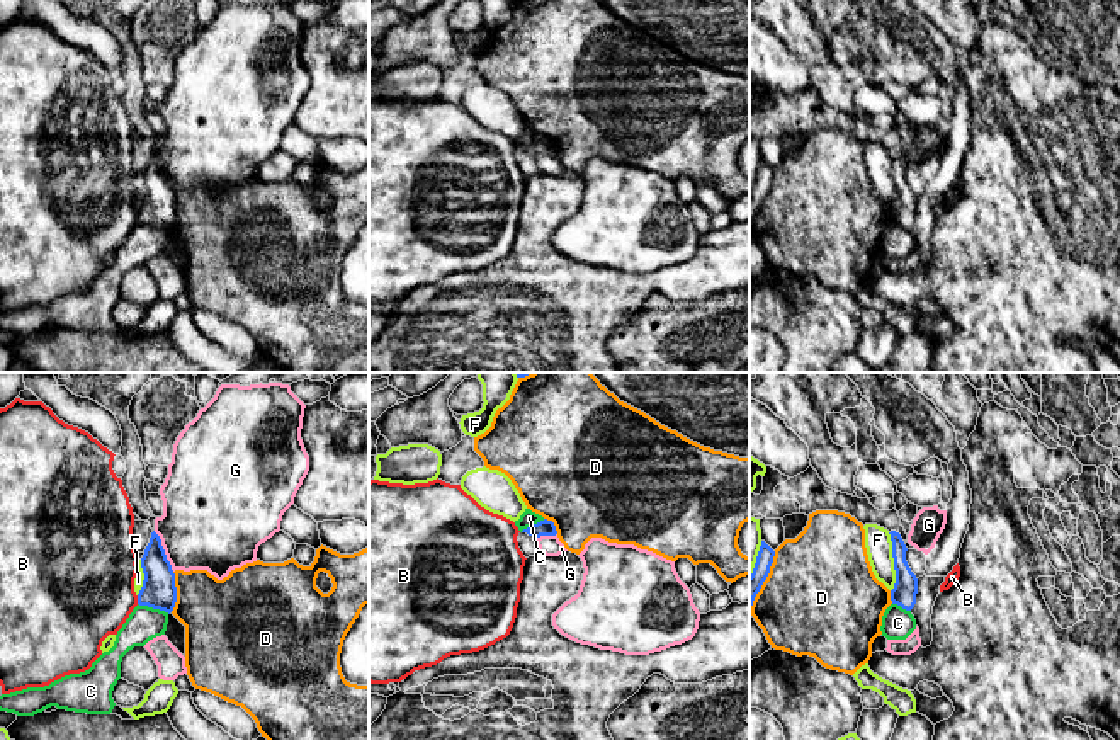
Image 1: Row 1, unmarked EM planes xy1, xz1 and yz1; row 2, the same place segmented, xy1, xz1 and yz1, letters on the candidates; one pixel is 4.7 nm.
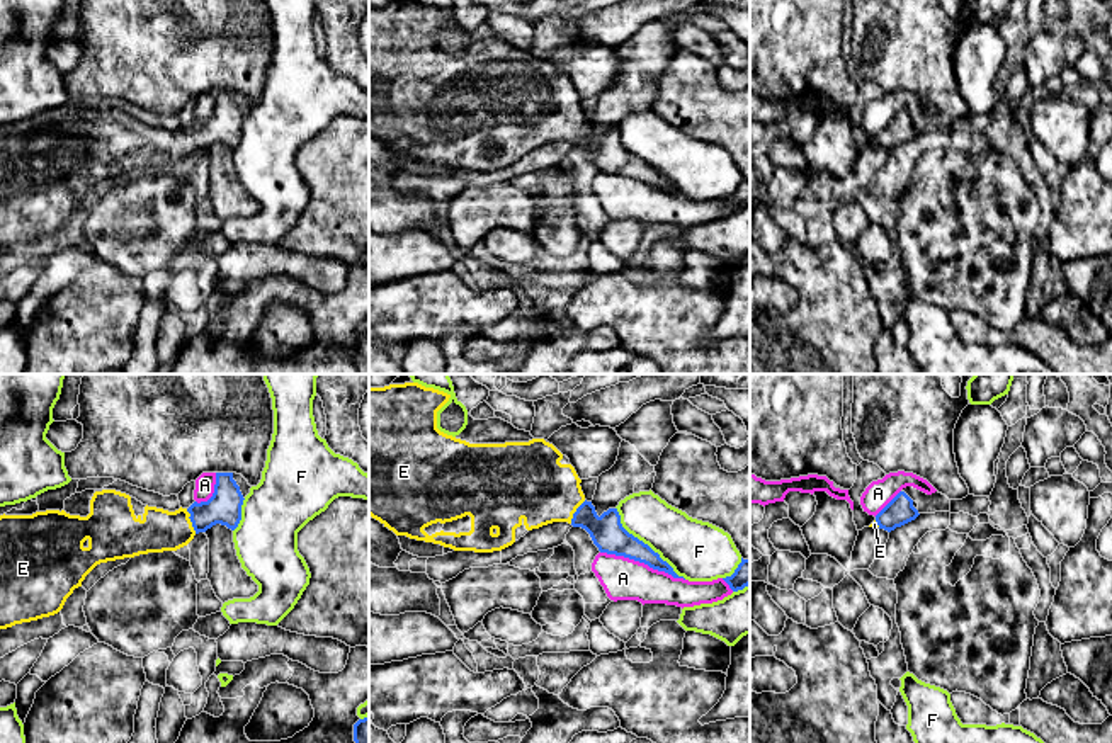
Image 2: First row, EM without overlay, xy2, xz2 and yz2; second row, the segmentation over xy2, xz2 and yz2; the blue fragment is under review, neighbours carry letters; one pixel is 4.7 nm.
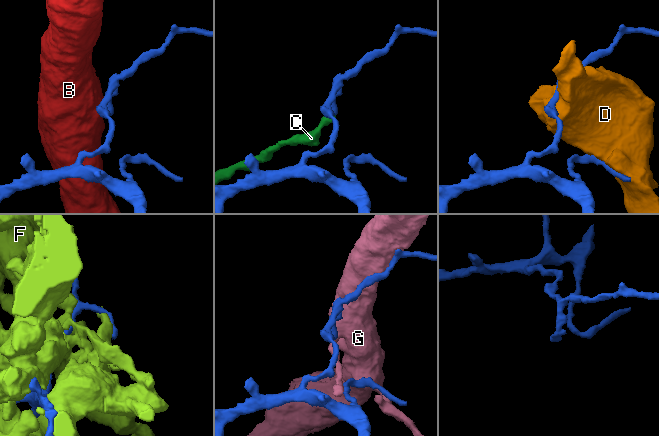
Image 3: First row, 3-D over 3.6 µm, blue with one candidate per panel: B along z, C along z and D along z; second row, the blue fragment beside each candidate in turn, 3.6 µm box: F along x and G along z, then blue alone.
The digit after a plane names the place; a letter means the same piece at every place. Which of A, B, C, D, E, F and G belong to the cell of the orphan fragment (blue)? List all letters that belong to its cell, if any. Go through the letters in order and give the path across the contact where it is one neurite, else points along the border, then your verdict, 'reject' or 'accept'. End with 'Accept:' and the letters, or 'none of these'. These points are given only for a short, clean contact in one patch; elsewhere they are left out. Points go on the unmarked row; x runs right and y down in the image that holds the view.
A: reject
B: border xy1 (136, 215), (138, 222); reject
C: border xy1 (138, 222), (169, 232); reject
D: reject
E: way xy2 (225, 124), (191, 140), (177, 148), (158, 150); accept
F: reject
G: reject
Accept: E

